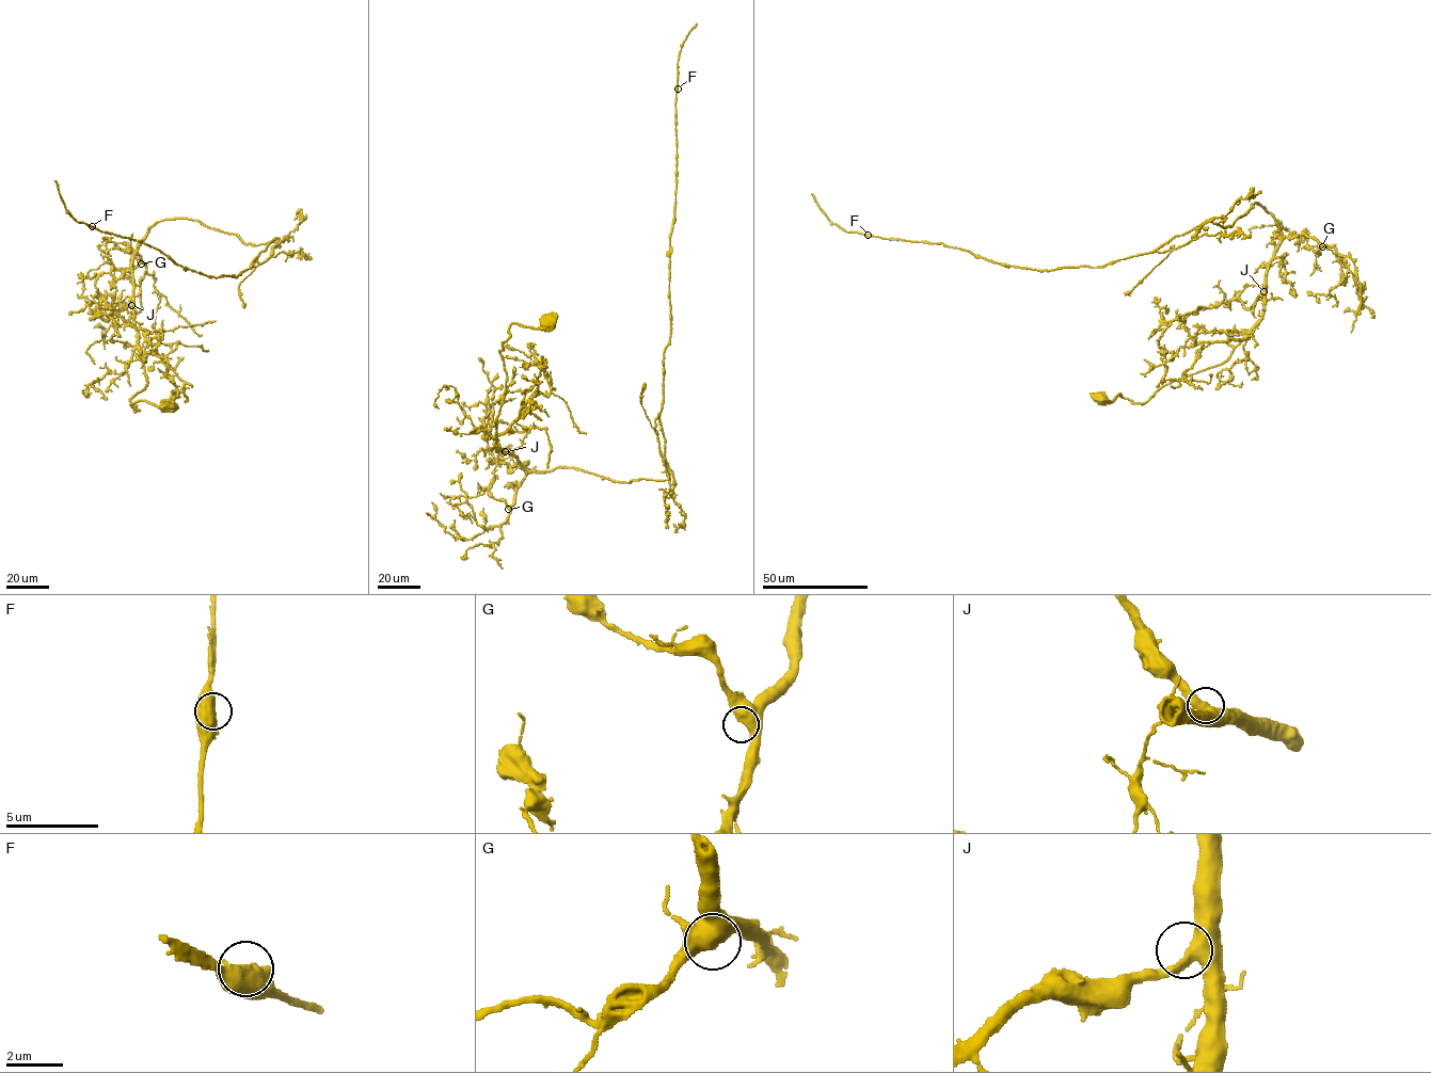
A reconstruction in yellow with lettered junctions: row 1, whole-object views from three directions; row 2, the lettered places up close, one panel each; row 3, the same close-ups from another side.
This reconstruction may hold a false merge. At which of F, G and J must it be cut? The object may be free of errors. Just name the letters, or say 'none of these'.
none of these

